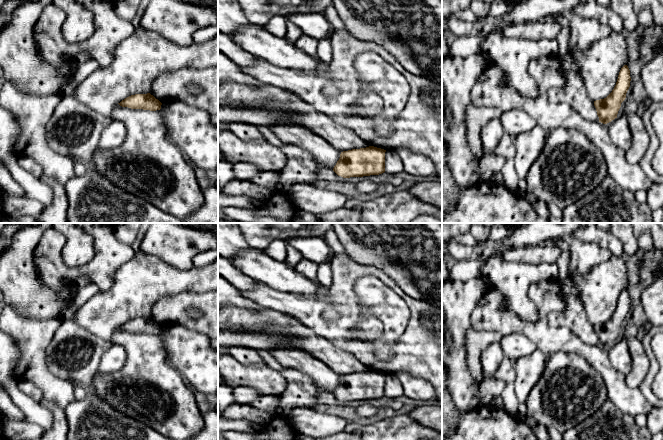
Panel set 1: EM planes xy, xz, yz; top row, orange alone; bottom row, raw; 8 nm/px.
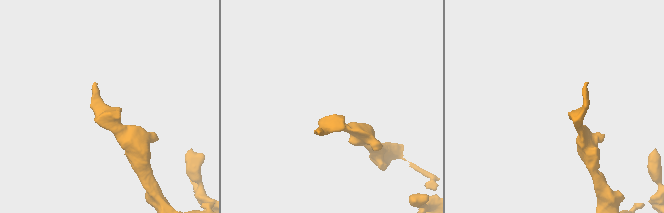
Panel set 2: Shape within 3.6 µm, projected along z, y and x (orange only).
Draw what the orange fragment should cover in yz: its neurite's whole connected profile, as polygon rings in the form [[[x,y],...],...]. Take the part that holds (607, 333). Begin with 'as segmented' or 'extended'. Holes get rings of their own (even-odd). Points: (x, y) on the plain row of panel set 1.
as segmented; [[[624,289],[612,316],[606,322],[594,325],[599,346],[607,348],[617,342],[621,327],[625,324],[630,311],[630,305],[630,294],[627,289]]]

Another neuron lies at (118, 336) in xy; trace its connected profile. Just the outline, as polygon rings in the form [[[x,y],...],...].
[[[164,325],[161,333],[156,335],[131,333],[116,328],[110,342],[112,345],[123,347],[126,352],[126,363],[120,371],[115,373],[105,374],[99,371],[90,387],[104,402],[122,414],[146,424],[170,439],[189,440],[203,429],[204,419],[198,409],[194,390],[184,381],[182,375],[166,362],[164,336],[170,327],[170,325]]]

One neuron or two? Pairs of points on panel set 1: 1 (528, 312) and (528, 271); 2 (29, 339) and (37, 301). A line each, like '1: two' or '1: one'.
1: one
2: two

